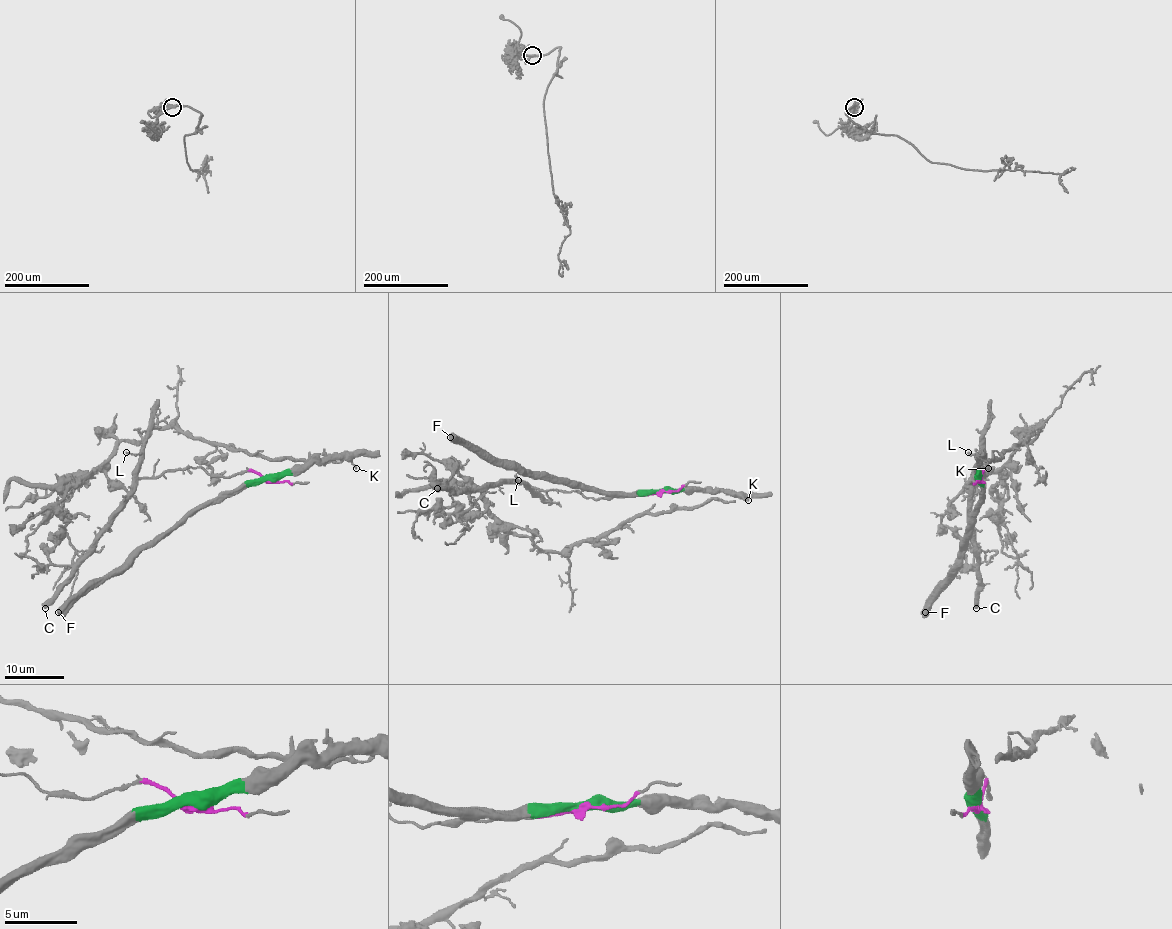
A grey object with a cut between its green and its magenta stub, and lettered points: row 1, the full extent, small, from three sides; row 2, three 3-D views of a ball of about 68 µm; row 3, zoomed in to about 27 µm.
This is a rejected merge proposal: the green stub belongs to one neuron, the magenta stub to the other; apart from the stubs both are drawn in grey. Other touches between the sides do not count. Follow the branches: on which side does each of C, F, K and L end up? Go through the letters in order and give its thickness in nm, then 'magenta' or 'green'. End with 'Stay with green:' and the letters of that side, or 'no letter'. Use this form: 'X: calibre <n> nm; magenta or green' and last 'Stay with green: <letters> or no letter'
C: calibre 550 nm; magenta
F: calibre 750 nm; green
K: calibre 120 nm; green
L: calibre 100 nm; magenta
Stay with green: F, K

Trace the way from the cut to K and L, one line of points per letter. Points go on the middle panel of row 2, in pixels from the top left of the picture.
K: (661, 492), (716, 490), (739, 495), (748, 501)
L: (661, 492), (643, 496), (584, 498), (577, 492), (529, 486), (532, 490), (518, 480)

